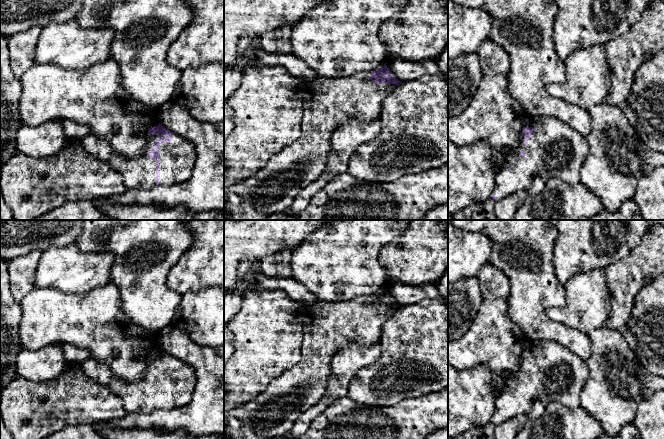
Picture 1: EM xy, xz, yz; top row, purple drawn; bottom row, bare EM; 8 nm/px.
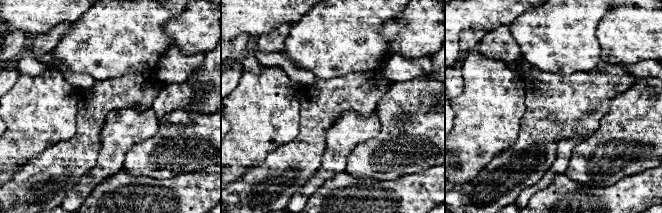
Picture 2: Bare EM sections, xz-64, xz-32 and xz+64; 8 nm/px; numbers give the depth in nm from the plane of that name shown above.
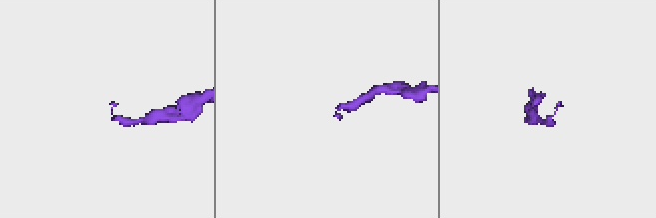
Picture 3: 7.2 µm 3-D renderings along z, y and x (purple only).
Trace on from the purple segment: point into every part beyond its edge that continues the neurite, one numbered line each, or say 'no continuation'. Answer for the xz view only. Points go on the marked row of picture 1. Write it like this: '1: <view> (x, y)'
1: xz (328, 103)

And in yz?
1: yz (555, 149)

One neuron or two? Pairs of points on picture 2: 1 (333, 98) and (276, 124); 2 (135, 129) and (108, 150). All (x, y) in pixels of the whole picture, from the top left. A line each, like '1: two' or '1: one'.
1: two
2: one

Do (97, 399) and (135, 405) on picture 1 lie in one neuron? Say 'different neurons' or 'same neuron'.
different neurons

